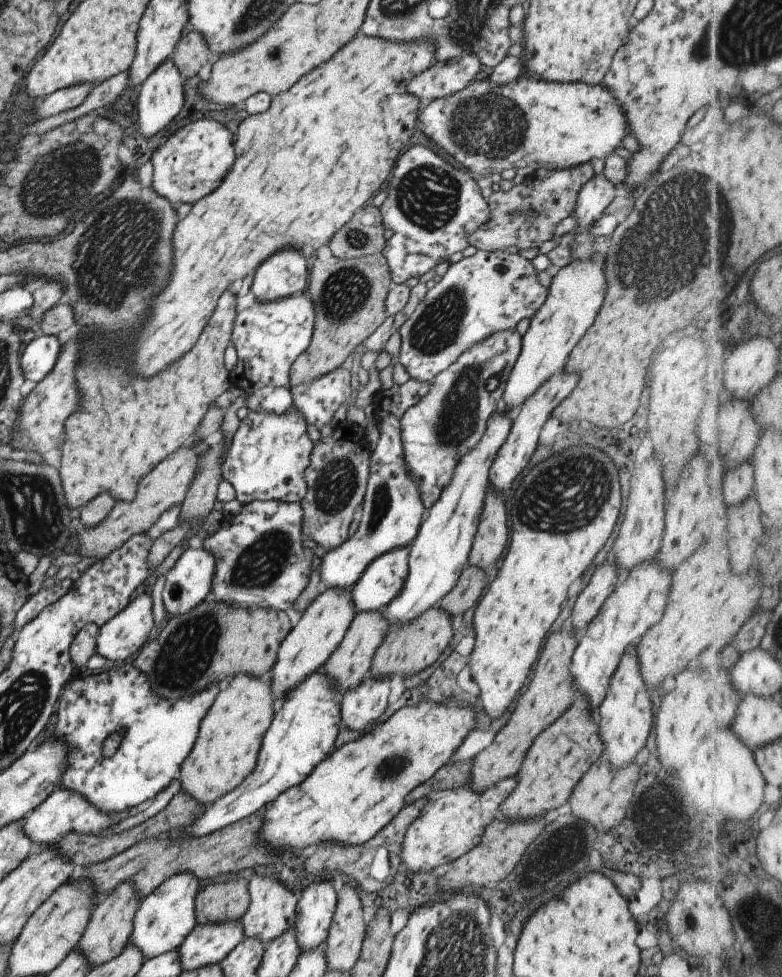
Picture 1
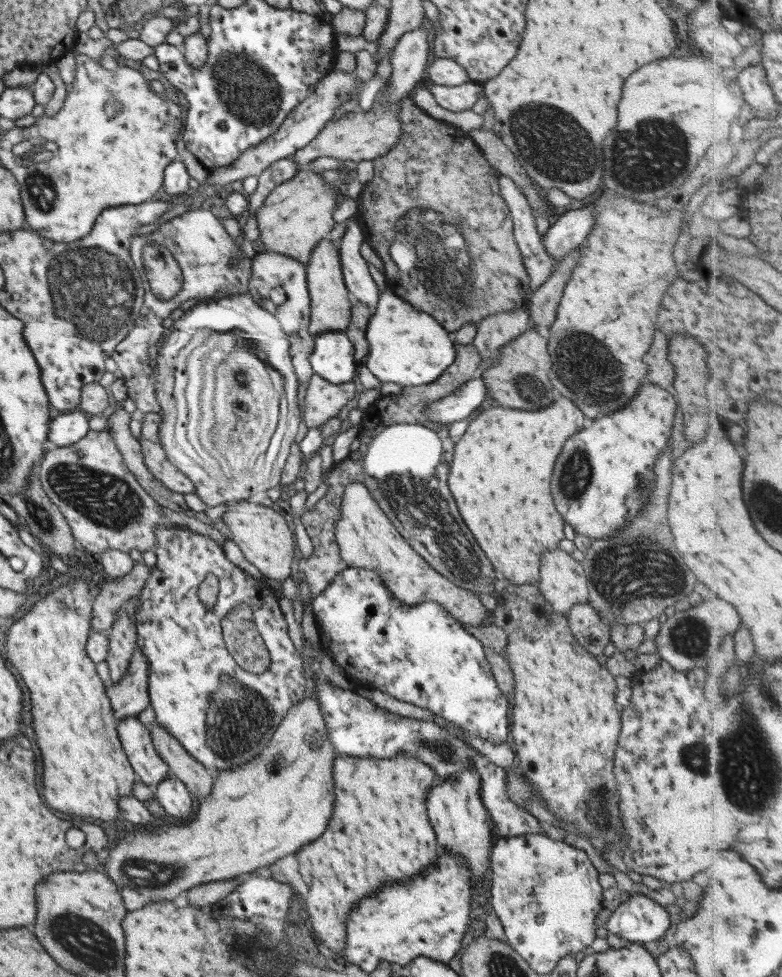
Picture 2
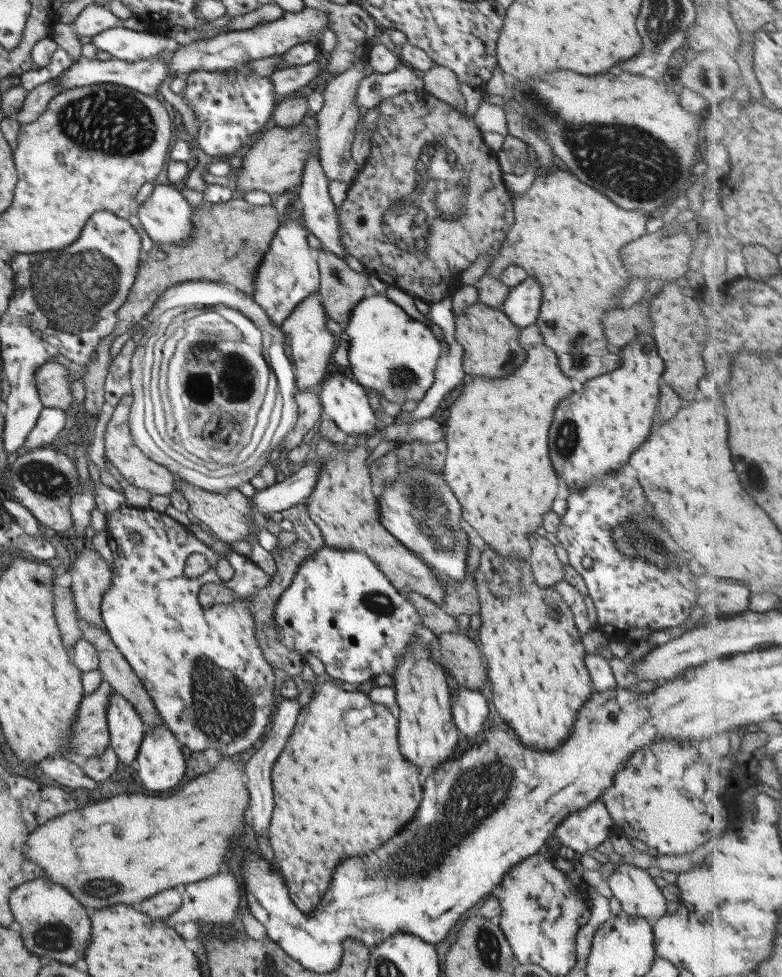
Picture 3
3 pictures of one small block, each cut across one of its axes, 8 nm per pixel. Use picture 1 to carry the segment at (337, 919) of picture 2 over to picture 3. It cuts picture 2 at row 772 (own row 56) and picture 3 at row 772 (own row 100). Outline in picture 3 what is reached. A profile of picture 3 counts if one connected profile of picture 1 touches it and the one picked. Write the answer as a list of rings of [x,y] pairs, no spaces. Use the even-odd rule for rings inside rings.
[[[325,681],[308,704],[298,710],[286,745],[271,768],[273,812],[267,838],[288,897],[301,912],[310,913],[320,901],[341,858],[375,849],[415,814],[421,800],[419,774],[398,749],[396,724],[396,717],[385,705],[374,703],[361,691],[344,691],[330,681]]]

